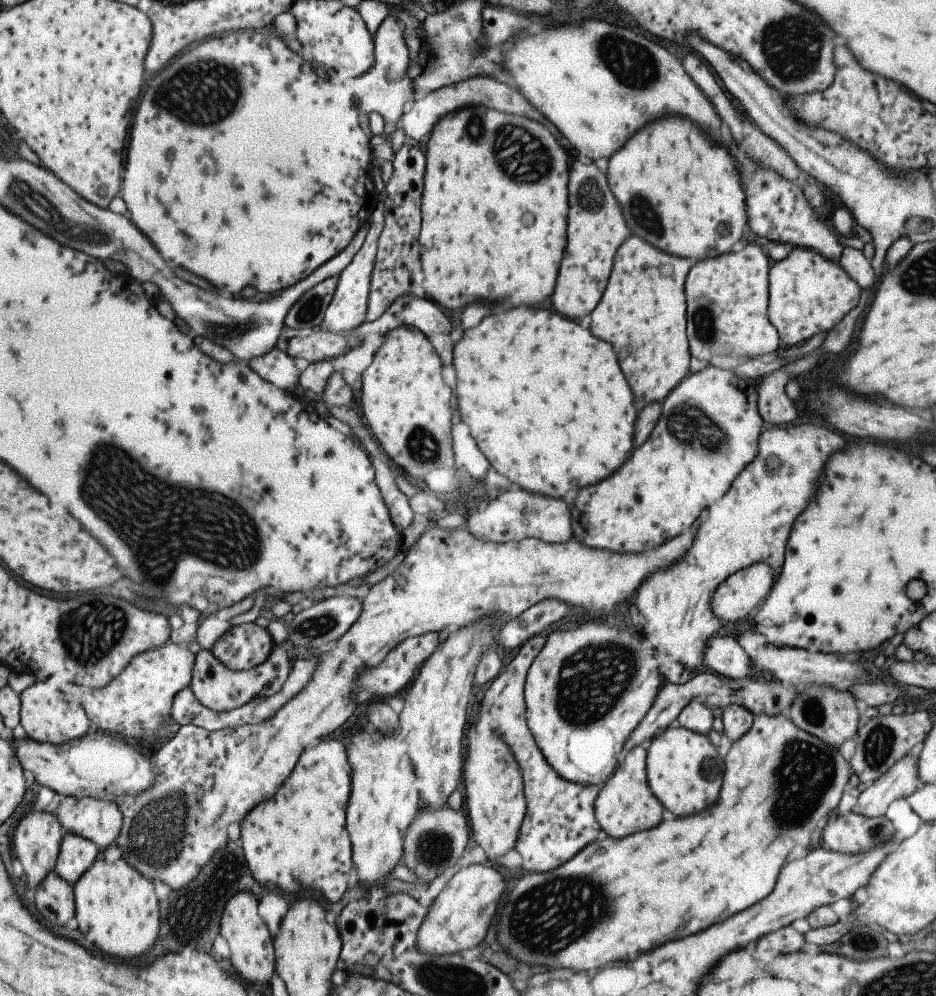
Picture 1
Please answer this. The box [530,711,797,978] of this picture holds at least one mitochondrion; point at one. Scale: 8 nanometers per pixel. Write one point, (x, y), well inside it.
(709, 768)

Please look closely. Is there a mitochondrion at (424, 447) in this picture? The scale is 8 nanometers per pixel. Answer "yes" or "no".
yes

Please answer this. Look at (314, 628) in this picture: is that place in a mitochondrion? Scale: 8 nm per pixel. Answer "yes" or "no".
yes

